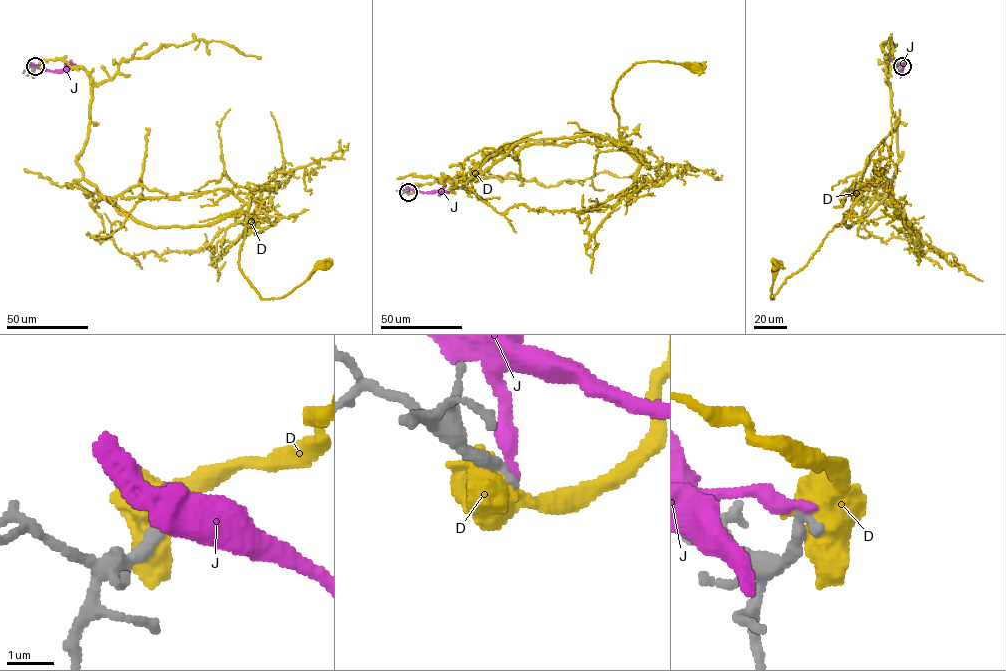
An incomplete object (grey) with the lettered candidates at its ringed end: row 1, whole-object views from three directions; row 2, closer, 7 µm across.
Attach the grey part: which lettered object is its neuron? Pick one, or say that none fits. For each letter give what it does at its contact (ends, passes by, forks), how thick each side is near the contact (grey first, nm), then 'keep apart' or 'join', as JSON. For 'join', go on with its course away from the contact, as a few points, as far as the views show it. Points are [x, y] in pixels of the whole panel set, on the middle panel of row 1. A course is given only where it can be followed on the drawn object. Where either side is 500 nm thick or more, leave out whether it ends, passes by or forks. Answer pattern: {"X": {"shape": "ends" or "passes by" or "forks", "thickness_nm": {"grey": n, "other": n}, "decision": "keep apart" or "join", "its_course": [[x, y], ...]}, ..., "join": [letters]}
{"D": {"thickness_nm": {"grey": 340, "other": 650}, "decision": "keep apart"}, "J": {"shape": "ends", "thickness_nm": {"grey": 280, "other": 320}, "decision": "keep apart"}, "join": []}

